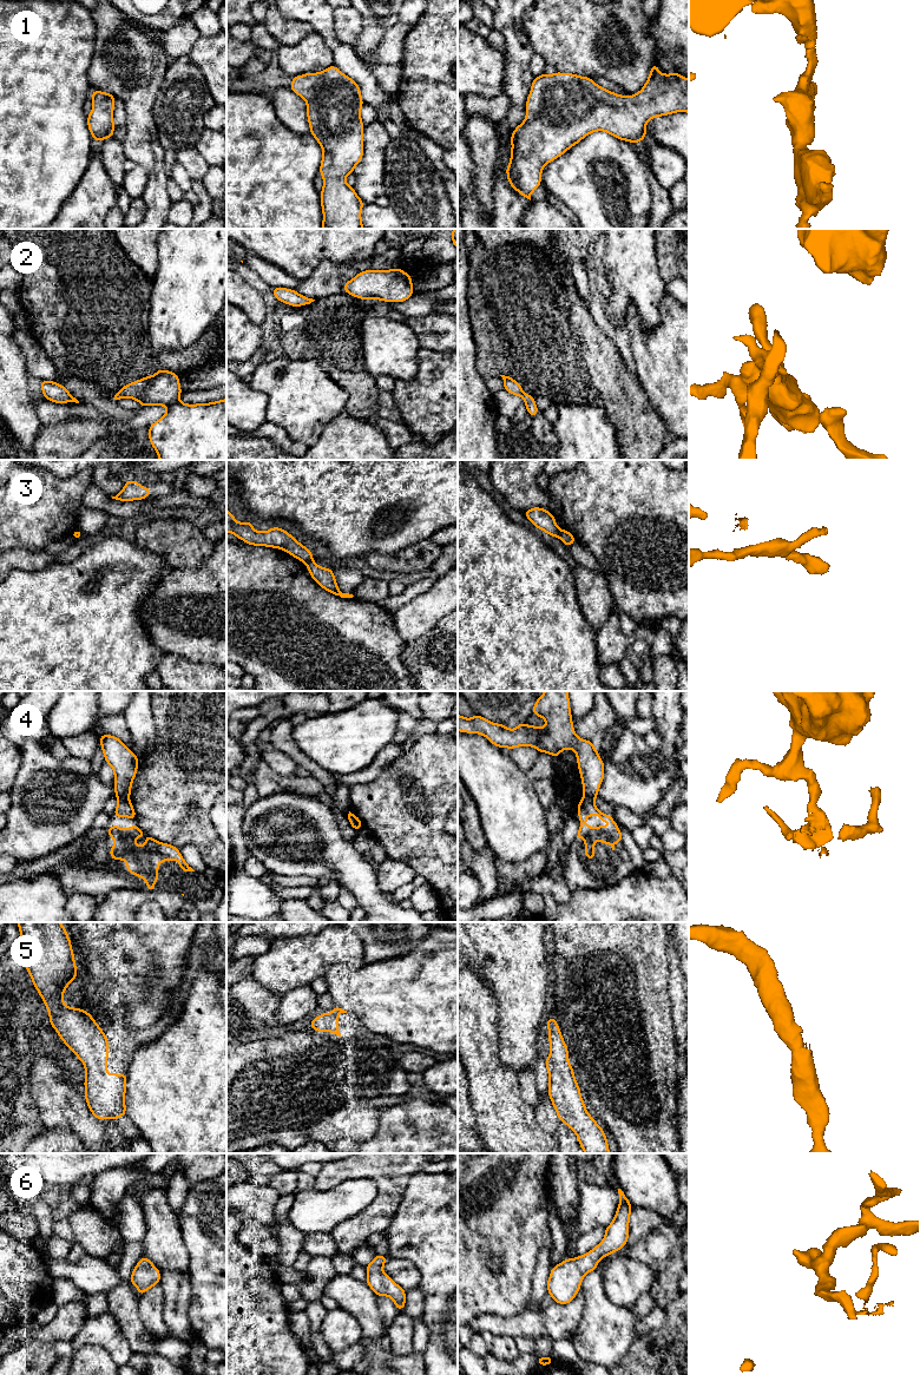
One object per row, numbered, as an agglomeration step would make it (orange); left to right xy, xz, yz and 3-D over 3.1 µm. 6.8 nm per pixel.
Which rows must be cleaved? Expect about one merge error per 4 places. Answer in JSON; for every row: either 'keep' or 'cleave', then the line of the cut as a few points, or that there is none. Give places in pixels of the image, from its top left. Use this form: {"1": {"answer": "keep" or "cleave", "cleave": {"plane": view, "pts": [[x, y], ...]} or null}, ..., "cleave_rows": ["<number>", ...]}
{"1": {"answer": "keep", "cleave": null}, "2": {"answer": "cleave", "cleave": {"plane": "yz", "pts": [[524, 393], [521, 396]]}}, "3": {"answer": "cleave", "cleave": {"plane": "xz", "pts": [[311, 559], [306, 563]]}}, "4": {"answer": "cleave", "cleave": {"plane": "xy", "pts": [[118, 798], [127, 800]]}}, "5": {"answer": "keep", "cleave": null}, "6": {"answer": "keep", "cleave": null}, "cleave_rows": ["2", "3", "4"]}

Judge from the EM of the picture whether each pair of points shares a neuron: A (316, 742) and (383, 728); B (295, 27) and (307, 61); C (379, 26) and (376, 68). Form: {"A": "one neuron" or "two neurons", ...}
{"A": "one neuron", "B": "two neurons", "C": "one neuron"}

